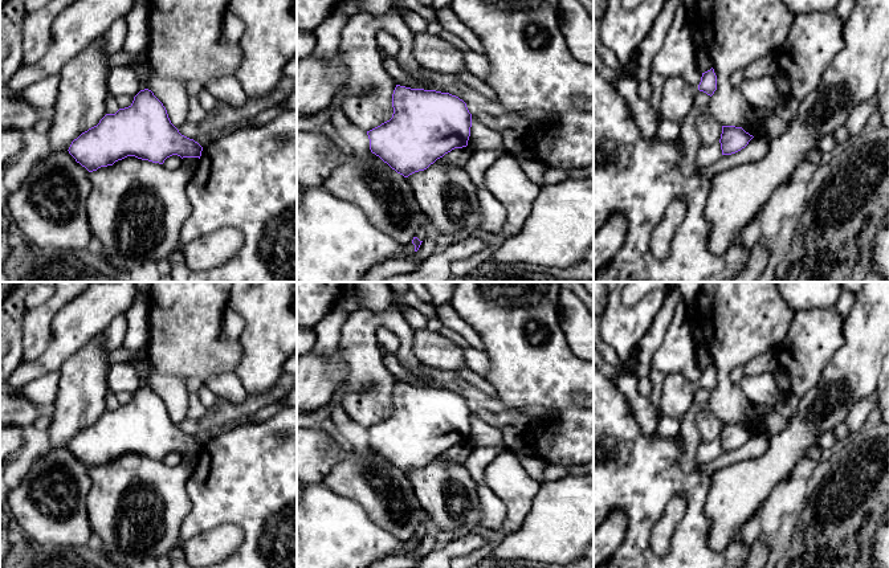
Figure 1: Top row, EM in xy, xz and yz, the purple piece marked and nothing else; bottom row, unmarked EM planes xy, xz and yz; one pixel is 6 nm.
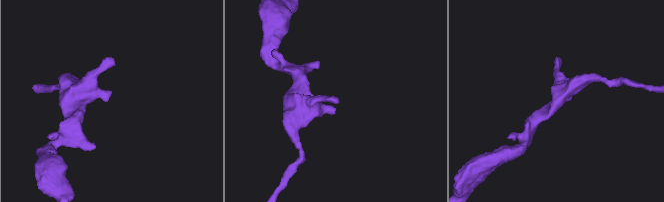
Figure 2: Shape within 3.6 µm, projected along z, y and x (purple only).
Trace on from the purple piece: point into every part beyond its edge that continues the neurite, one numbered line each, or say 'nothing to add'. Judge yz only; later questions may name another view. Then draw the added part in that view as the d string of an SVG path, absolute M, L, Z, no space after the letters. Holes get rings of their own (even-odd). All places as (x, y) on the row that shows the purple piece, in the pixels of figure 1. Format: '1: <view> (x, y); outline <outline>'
nothing to add

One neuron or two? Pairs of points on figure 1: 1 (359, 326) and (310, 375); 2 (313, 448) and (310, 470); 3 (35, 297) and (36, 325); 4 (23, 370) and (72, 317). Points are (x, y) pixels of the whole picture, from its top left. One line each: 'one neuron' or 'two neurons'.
1: two neurons
2: one neuron
3: two neurons
4: one neuron

